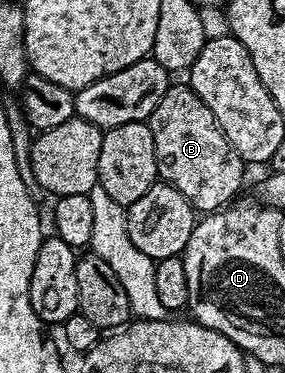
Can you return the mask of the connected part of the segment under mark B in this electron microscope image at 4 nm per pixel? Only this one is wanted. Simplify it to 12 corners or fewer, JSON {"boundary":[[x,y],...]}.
{"boundary":[[190,83],[157,102],[158,179],[196,213],[236,199],[245,161]]}

